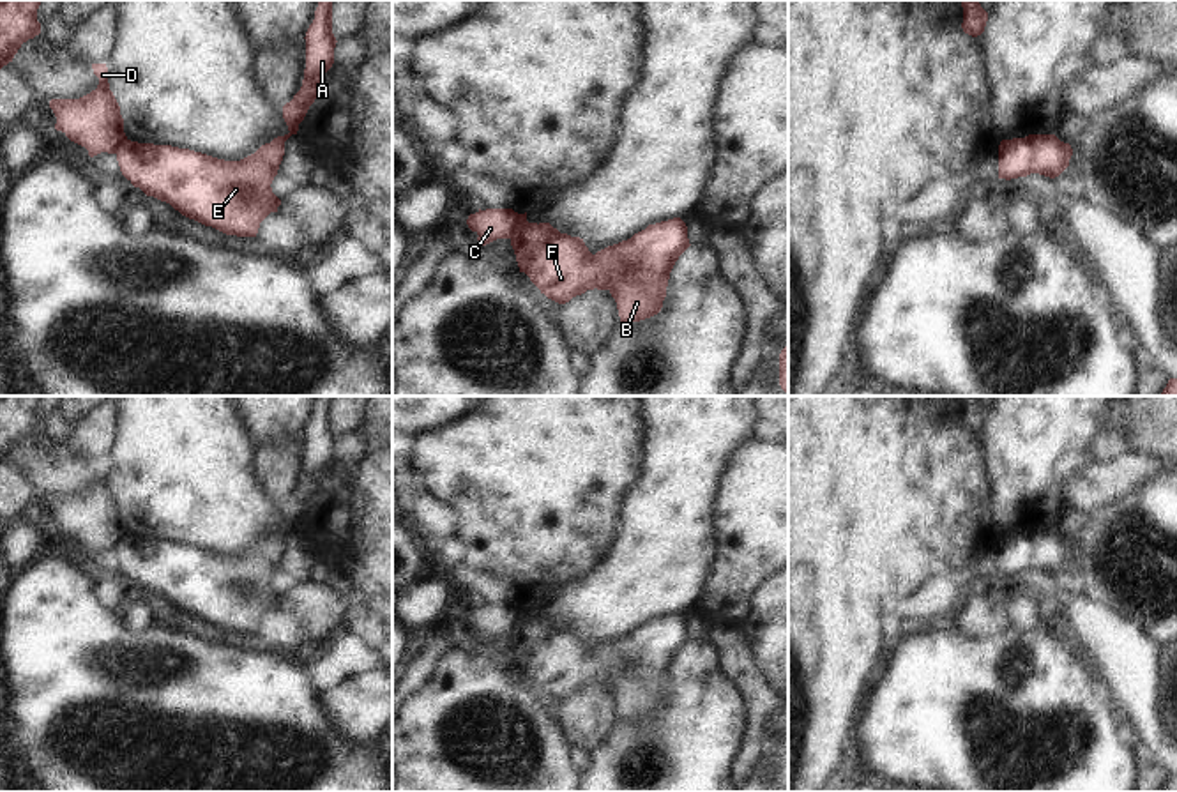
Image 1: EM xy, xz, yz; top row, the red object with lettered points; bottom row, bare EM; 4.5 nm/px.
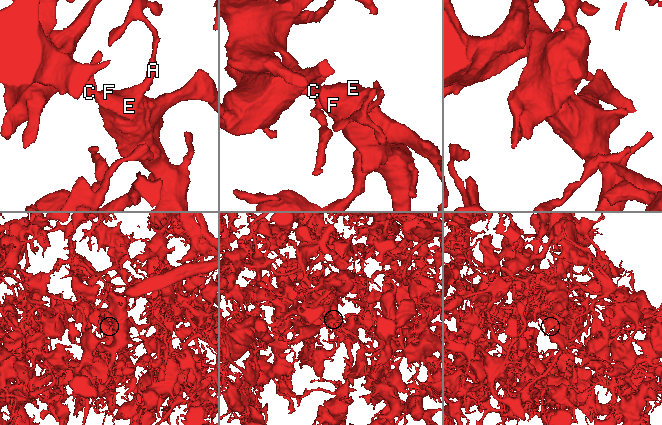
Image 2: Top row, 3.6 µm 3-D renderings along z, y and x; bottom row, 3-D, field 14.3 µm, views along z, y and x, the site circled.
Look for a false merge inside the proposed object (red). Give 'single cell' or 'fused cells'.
fused cells

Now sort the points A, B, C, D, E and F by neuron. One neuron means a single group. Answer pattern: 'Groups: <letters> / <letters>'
Groups: A B E F / C D.

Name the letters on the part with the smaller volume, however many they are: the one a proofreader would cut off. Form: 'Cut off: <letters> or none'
Cut off: C, D

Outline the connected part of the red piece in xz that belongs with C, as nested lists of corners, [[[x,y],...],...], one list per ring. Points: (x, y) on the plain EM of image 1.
[[[486,605],[470,610],[467,621],[479,633],[477,636],[486,642],[497,635],[511,635],[521,619],[521,610],[513,605]]]

